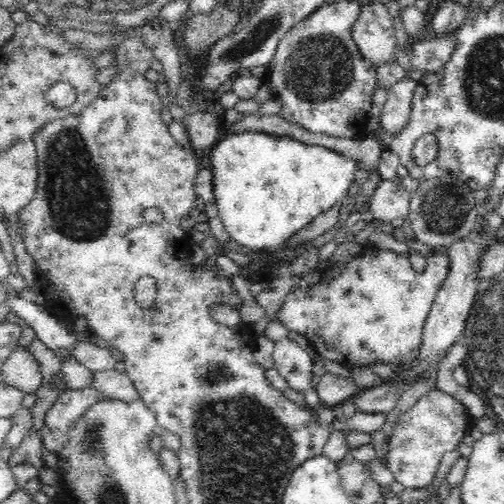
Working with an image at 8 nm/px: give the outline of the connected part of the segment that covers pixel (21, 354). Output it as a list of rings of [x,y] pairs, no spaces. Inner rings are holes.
[[[18,342],[14,348],[2,366],[2,384],[14,386],[26,395],[36,394],[43,380],[40,366],[30,352],[27,342]]]

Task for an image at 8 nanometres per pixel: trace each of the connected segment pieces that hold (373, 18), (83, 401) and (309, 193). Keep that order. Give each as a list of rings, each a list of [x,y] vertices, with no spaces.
[[[378,2],[361,6],[358,20],[351,28],[352,40],[363,57],[376,64],[396,63],[394,22],[388,8]]]
[[[91,387],[66,390],[60,394],[58,400],[48,410],[44,427],[40,432],[43,450],[57,456],[65,445],[67,432],[76,424],[76,420],[80,420],[90,406],[94,406],[98,400],[104,400],[104,397],[106,395]]]
[[[242,130],[239,134],[227,136],[212,148],[210,156],[217,216],[231,241],[236,240],[253,252],[273,252],[285,246],[292,234],[330,210],[347,194],[350,185],[360,179],[357,164],[344,154],[262,131]]]

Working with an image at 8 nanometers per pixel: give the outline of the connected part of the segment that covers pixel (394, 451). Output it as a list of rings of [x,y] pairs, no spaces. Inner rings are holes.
[[[436,389],[420,397],[408,412],[400,416],[400,421],[388,440],[385,463],[395,481],[407,489],[421,489],[430,485],[438,472],[442,456],[456,450],[464,432],[469,433],[475,426],[471,421],[468,409],[451,395]]]

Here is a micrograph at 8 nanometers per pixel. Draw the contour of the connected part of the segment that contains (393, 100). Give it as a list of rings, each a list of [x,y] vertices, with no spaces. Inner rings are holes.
[[[410,78],[399,80],[387,88],[388,98],[382,106],[379,123],[388,133],[399,133],[411,115],[411,102],[416,81]]]

